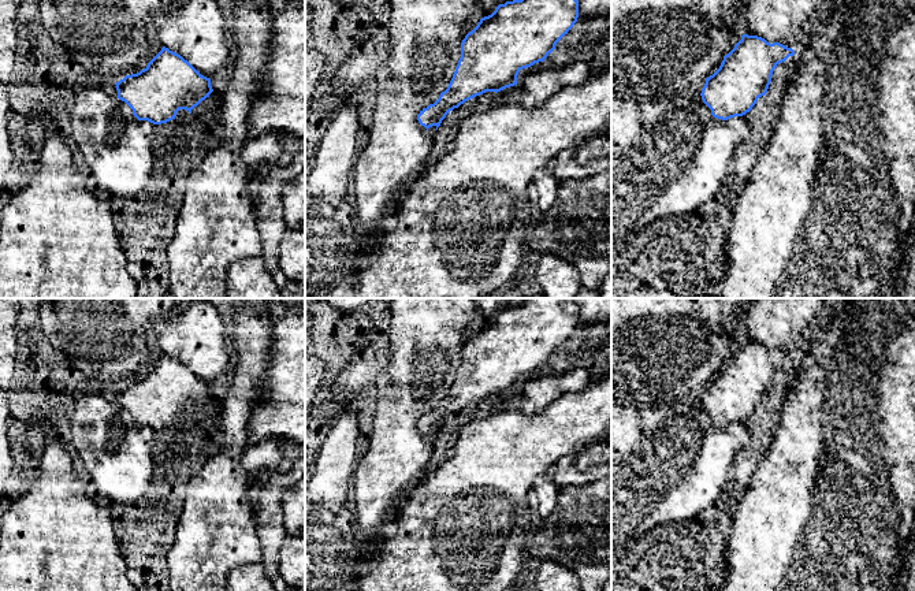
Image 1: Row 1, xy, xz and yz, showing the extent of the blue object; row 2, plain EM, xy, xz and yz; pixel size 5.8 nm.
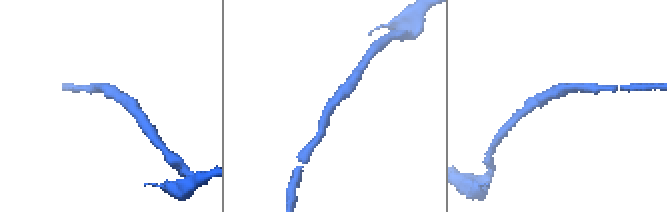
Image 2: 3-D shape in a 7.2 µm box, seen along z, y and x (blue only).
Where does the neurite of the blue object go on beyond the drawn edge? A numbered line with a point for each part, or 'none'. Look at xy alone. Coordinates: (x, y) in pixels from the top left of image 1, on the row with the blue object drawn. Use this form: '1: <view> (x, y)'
none

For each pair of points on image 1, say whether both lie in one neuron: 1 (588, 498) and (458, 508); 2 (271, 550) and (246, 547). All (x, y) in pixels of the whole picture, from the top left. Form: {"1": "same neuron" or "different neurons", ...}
{"1": "different neurons", "2": "different neurons"}

